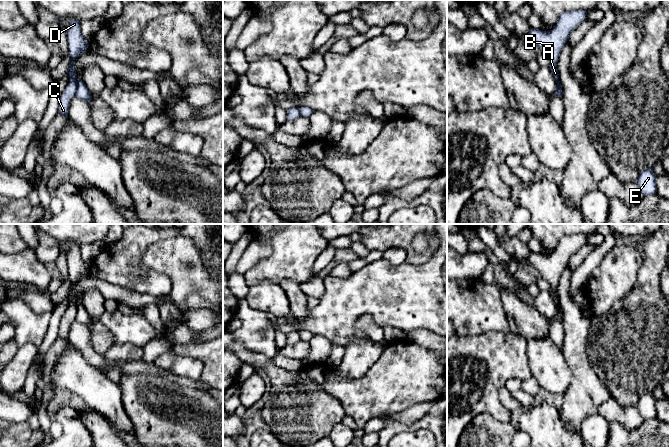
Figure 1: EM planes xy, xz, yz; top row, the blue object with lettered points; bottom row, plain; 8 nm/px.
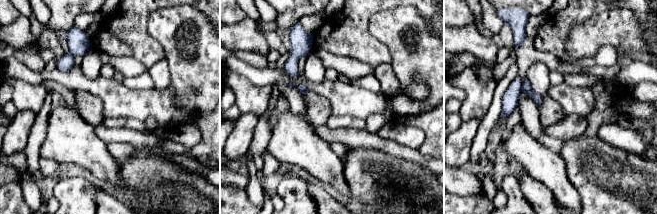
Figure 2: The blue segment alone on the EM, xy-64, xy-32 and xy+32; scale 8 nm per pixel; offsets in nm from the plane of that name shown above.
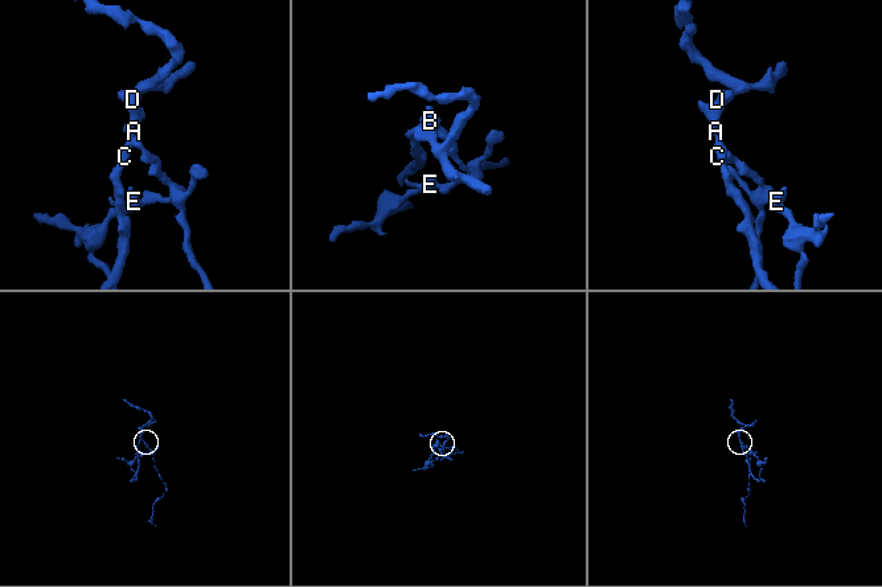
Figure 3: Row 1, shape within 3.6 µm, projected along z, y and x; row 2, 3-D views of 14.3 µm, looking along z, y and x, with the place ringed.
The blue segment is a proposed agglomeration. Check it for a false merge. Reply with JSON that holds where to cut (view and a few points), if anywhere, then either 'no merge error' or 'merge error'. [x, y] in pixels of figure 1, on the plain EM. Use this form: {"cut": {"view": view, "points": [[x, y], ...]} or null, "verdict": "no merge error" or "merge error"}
{"cut": {"view": "xy", "points": [[77, 305], [74, 319]]}, "verdict": "merge error"}

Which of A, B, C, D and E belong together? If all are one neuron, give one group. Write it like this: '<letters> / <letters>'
A B C D / E

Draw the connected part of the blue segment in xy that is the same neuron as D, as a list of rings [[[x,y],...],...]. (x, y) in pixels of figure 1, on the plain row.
[[[70,244],[68,246],[66,256],[69,267],[69,279],[71,281],[71,288],[67,294],[70,303],[59,325],[59,337],[61,337],[65,342],[68,341],[70,324],[75,320],[77,312],[77,300],[74,292],[74,284],[86,276],[86,273],[89,270],[81,257],[79,244]]]

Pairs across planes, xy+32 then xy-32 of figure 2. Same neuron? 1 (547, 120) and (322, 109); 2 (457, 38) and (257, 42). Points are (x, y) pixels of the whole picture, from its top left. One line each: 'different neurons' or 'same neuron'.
1: same neuron
2: same neuron

